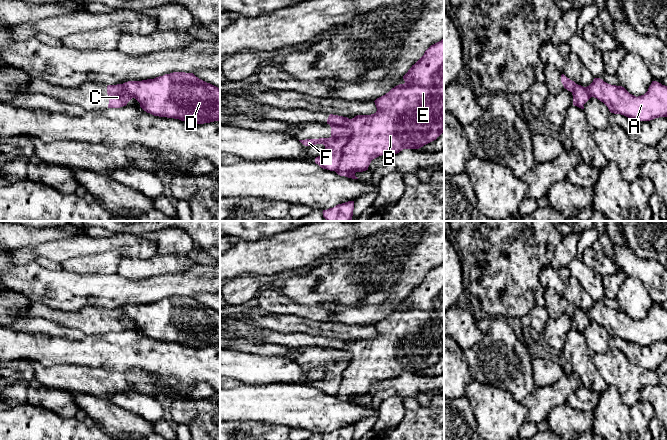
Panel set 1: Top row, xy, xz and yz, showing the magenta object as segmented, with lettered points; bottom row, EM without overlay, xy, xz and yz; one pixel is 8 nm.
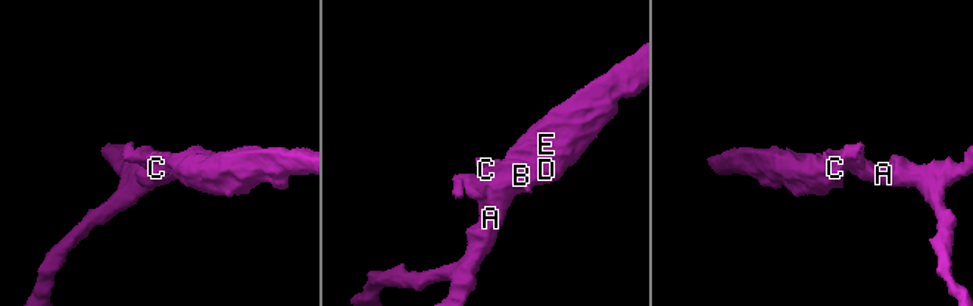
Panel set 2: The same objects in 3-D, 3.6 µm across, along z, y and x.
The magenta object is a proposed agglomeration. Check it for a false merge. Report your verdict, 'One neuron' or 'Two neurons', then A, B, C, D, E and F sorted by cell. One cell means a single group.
Two neurons. Groups: A B D E / C F

